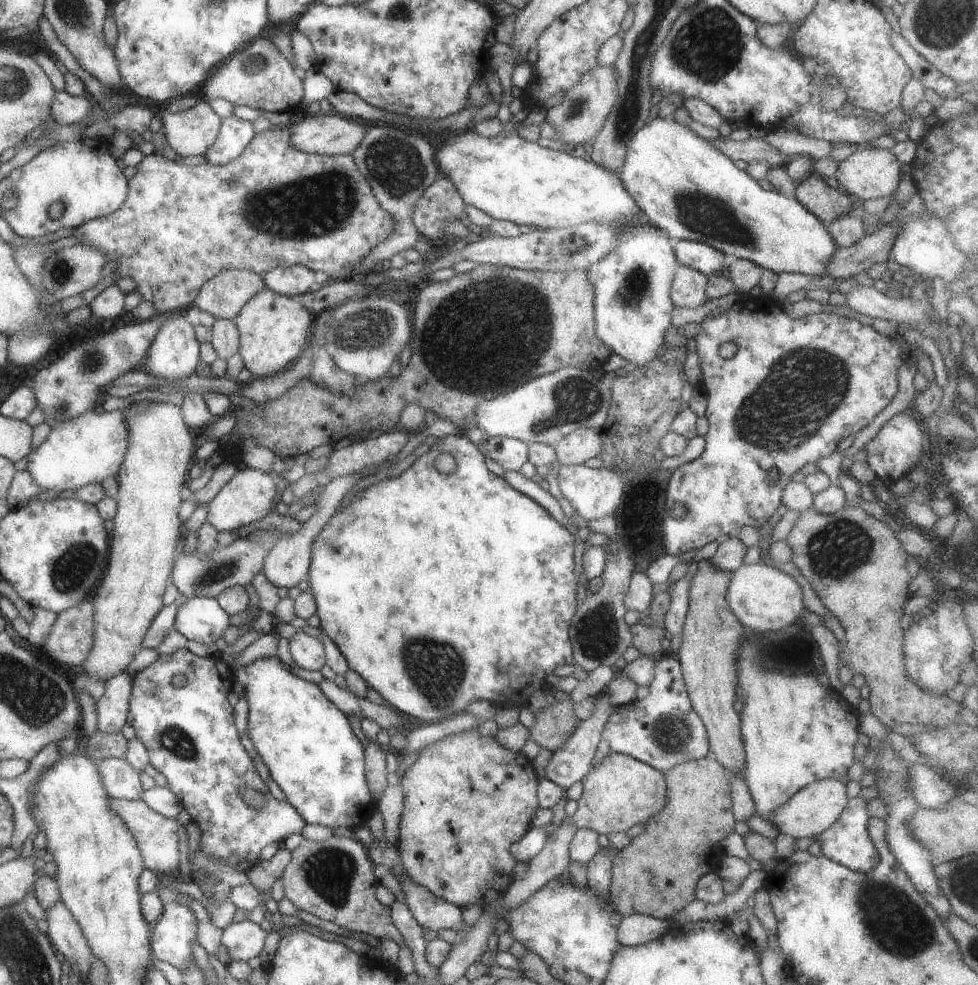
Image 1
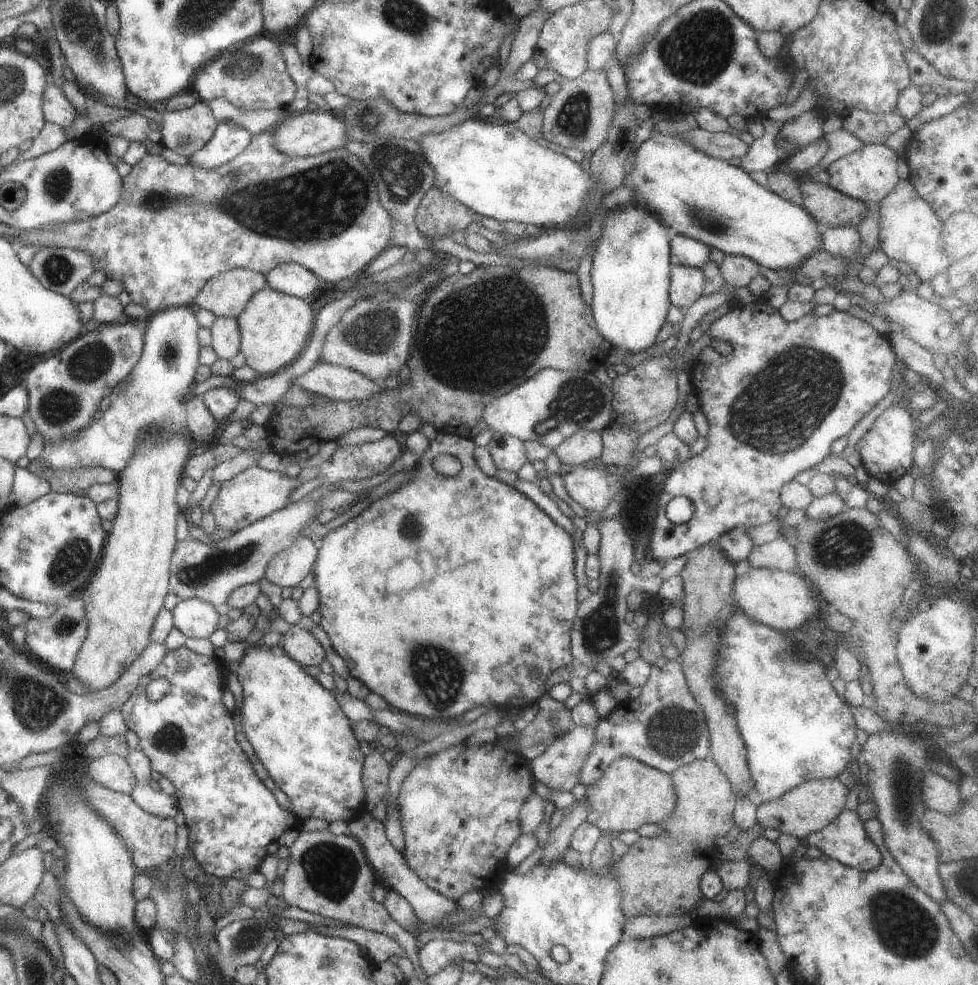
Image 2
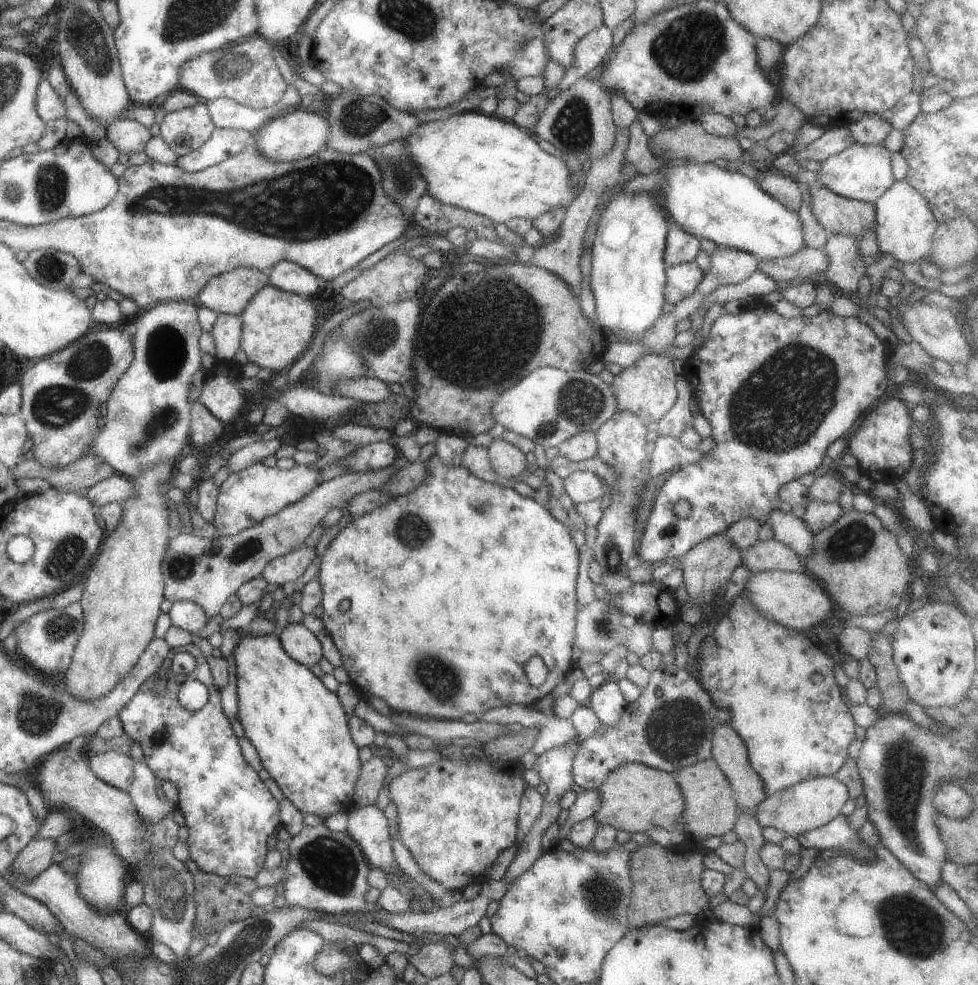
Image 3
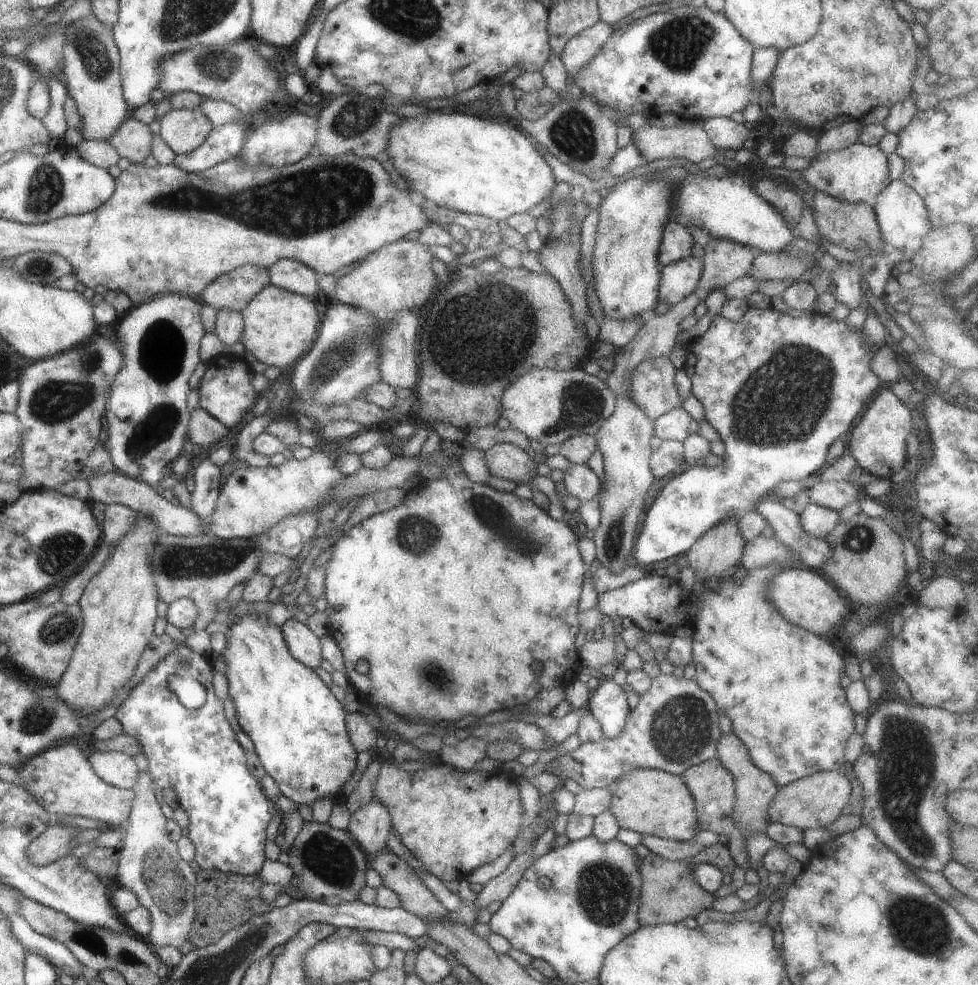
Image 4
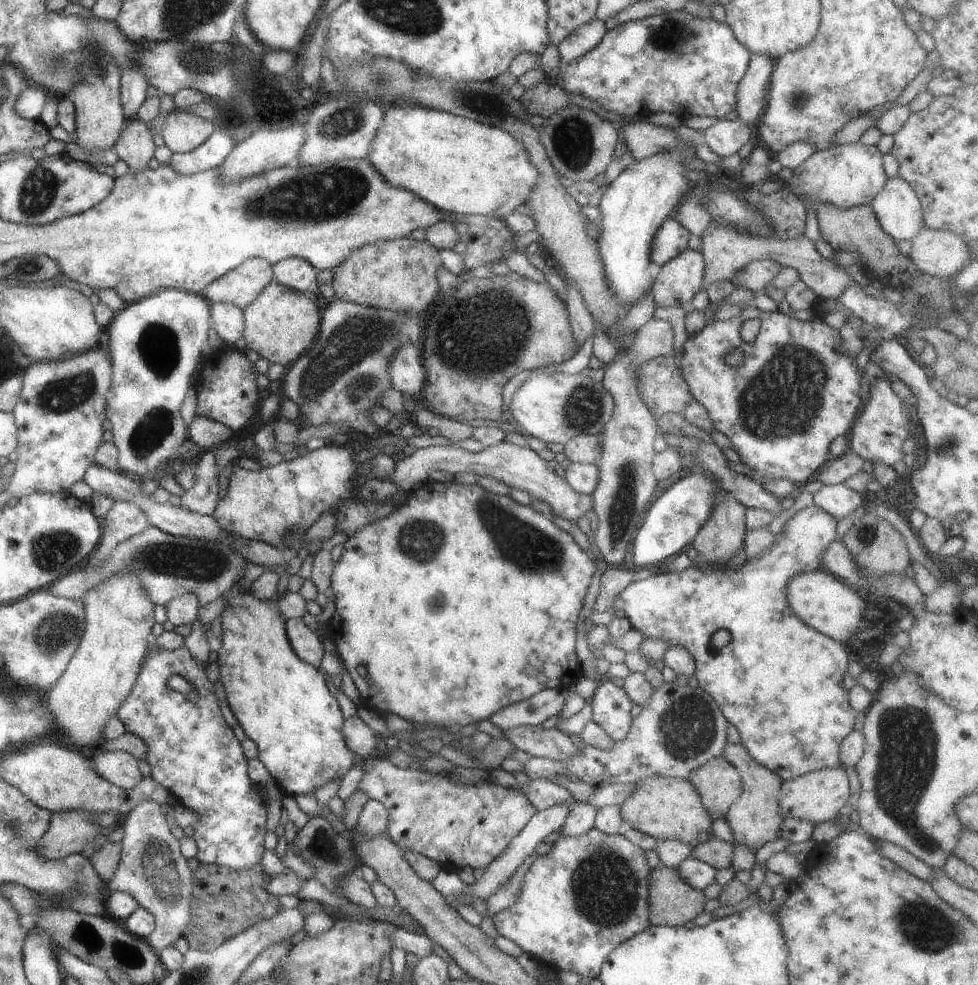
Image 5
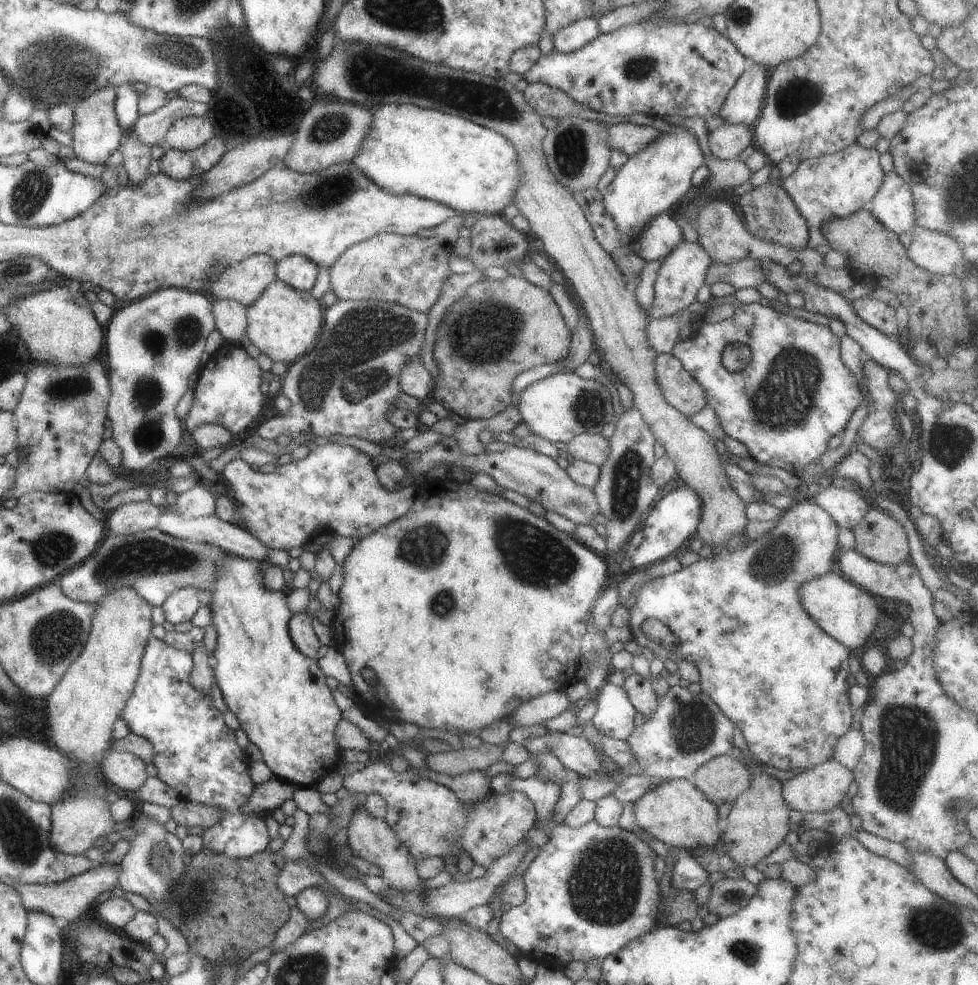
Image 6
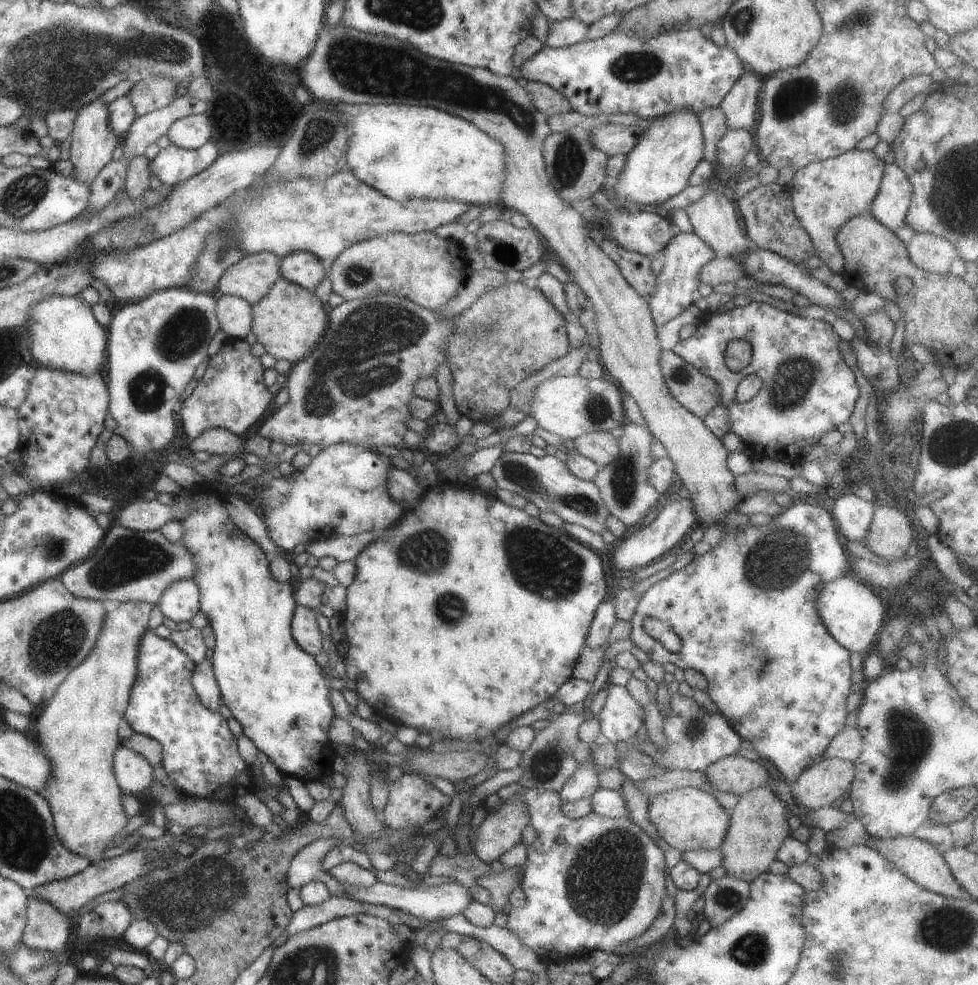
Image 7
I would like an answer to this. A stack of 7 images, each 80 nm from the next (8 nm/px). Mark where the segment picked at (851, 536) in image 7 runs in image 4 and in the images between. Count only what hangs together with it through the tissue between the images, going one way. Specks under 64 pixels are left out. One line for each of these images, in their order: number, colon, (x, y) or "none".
4: (833, 495)
5: (837, 500)
6: (845, 506)

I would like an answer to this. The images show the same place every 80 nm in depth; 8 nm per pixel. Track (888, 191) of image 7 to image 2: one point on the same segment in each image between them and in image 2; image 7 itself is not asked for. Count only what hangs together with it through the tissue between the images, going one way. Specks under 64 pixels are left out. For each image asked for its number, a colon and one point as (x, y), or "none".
2: (909, 232)
3: (904, 226)
4: (900, 214)
5: (897, 210)
6: (891, 205)

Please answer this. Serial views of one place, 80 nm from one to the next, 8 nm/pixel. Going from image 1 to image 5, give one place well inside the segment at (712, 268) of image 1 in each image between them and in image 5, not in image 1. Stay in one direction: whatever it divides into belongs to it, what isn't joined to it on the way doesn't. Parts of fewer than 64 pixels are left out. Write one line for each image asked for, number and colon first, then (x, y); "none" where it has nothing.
2: (683, 251)
3: (680, 247)
4: (676, 242)
5: (670, 238)

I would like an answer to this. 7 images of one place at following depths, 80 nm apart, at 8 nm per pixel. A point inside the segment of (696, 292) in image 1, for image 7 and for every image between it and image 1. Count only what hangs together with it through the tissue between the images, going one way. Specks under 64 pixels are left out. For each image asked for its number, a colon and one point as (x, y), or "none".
2: (685, 283)
3: (680, 280)
4: (677, 279)
5: (678, 279)
6: (681, 273)
7: (685, 253)

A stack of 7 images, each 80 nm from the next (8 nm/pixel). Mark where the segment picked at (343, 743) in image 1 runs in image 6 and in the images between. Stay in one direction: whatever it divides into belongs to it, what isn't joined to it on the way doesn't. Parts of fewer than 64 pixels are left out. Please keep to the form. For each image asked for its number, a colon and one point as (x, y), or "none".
2: (300, 736)
3: (298, 728)
4: (297, 728)
5: (281, 703)
6: (279, 697)

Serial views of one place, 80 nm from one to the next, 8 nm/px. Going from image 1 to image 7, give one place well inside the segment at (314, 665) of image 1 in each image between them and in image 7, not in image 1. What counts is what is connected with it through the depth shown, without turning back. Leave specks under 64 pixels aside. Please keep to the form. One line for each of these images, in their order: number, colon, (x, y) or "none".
2: (299, 646)
3: (298, 642)
4: (303, 645)
5: (307, 646)
6: (301, 634)
7: (303, 625)

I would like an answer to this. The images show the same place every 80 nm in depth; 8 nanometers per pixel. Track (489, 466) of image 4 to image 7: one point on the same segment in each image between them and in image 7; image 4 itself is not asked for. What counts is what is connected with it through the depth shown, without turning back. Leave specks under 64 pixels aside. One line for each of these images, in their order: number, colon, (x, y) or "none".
5: (521, 468)
6: (536, 476)
7: (543, 479)

